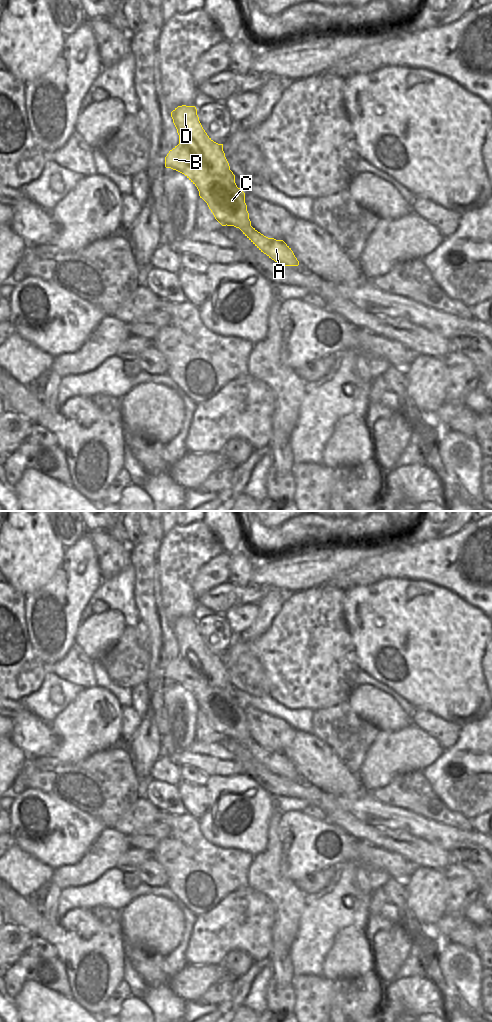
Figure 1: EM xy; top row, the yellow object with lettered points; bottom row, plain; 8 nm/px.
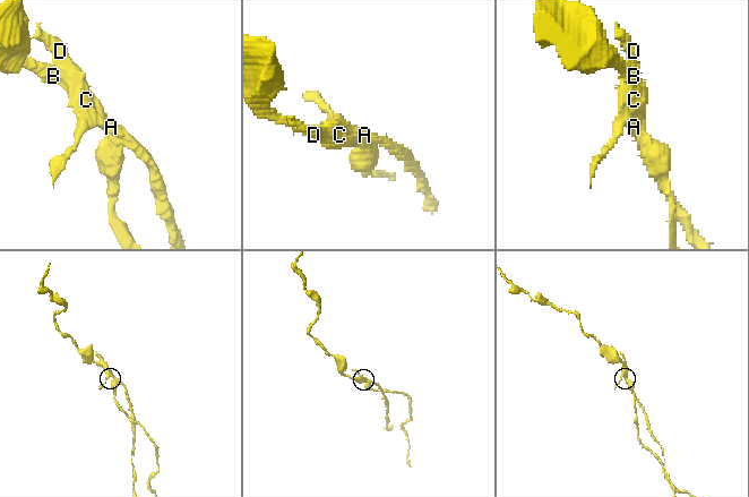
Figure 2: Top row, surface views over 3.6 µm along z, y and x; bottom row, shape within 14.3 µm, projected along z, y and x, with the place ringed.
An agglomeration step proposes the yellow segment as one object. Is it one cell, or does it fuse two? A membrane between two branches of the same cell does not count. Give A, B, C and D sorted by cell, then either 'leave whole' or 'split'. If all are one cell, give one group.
A D / B C | split

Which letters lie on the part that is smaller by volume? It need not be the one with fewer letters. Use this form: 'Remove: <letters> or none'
Remove: A, D

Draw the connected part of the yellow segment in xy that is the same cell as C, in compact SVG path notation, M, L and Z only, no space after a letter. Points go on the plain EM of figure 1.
M182 656L165 669L165 679L184 686L198 701L199 708L212 704L220 713L223 727L218 734L236 740L251 738L245 705L237 699L235 687L231 691L217 685L219 675L198 670Z

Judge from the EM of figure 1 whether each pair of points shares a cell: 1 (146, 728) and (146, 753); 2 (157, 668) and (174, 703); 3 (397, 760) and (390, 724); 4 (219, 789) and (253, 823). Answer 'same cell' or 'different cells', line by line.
1: same cell
2: different cells
3: different cells
4: same cell

